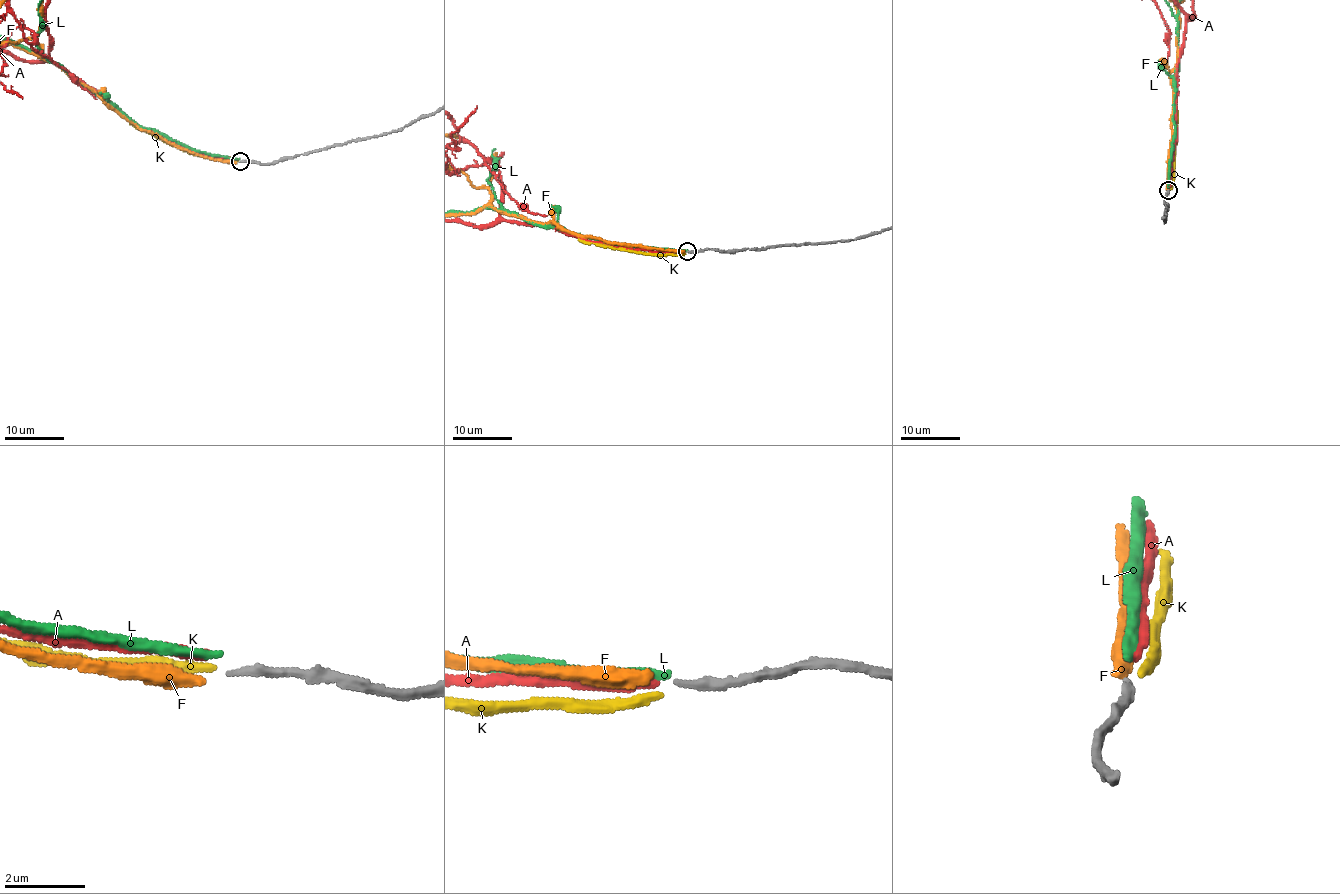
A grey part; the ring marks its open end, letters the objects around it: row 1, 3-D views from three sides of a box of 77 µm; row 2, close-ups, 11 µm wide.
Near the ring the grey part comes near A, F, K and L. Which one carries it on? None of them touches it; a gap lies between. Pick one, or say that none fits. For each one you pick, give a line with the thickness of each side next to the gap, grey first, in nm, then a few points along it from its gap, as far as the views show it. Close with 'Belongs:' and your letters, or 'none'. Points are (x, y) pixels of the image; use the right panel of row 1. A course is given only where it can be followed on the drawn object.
Belongs: none

